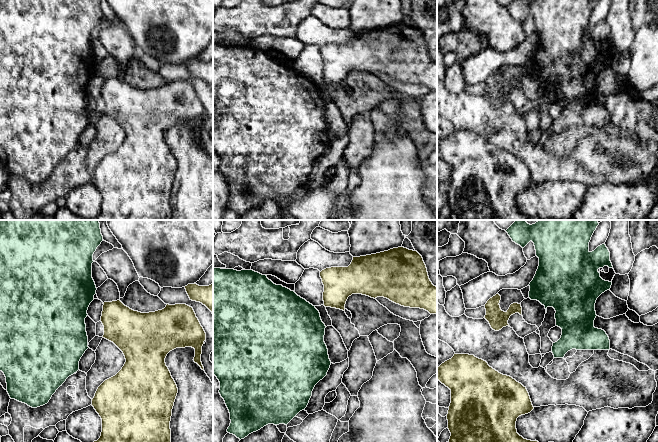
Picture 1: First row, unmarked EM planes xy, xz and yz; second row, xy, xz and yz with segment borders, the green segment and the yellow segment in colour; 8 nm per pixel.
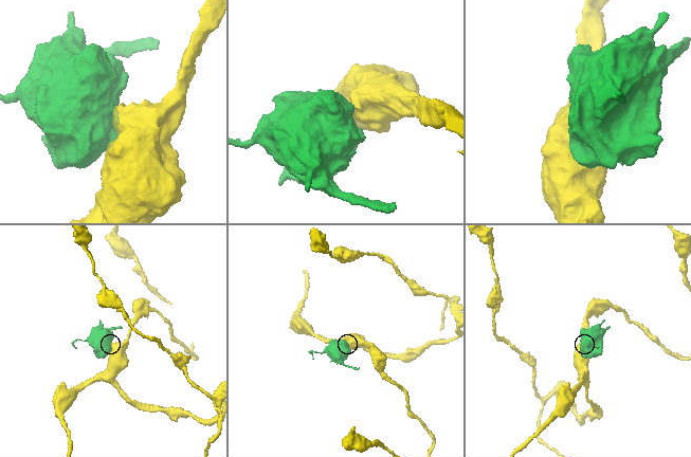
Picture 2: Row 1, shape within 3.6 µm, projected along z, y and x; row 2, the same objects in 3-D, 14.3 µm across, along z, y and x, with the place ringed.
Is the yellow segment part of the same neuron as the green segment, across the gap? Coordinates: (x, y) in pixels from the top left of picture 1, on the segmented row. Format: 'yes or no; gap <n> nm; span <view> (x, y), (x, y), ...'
yes; gap 70 nm; span xz (318, 311), (324, 305)

